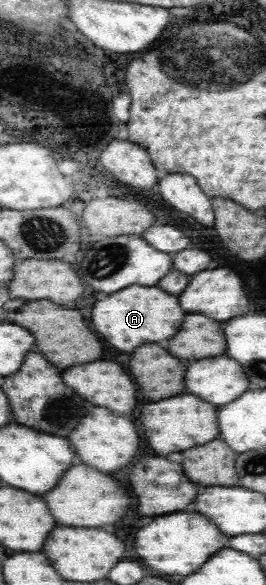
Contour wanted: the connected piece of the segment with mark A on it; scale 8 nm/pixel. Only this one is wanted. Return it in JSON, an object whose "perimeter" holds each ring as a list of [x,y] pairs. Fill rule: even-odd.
{"perimeter":[[[129,286],[129,290],[119,290],[105,300],[95,302],[91,322],[93,330],[101,334],[113,348],[121,352],[133,352],[137,346],[145,342],[157,342],[161,346],[167,344],[173,334],[177,334],[181,322],[185,318],[185,310],[179,304],[179,298],[167,294],[157,286]]]}

